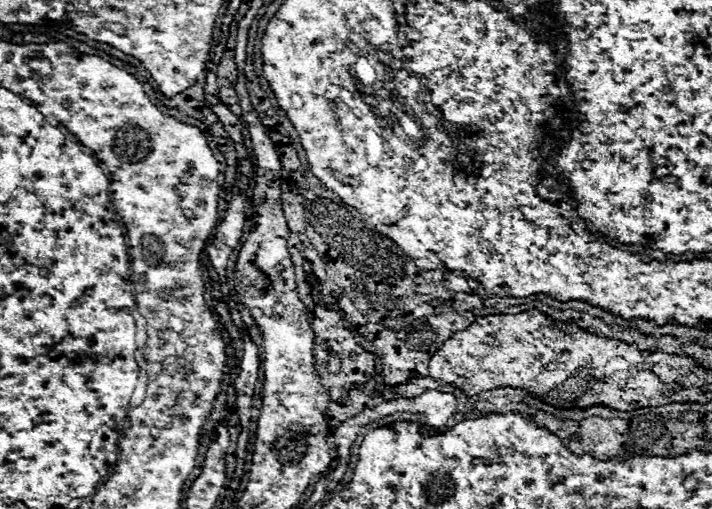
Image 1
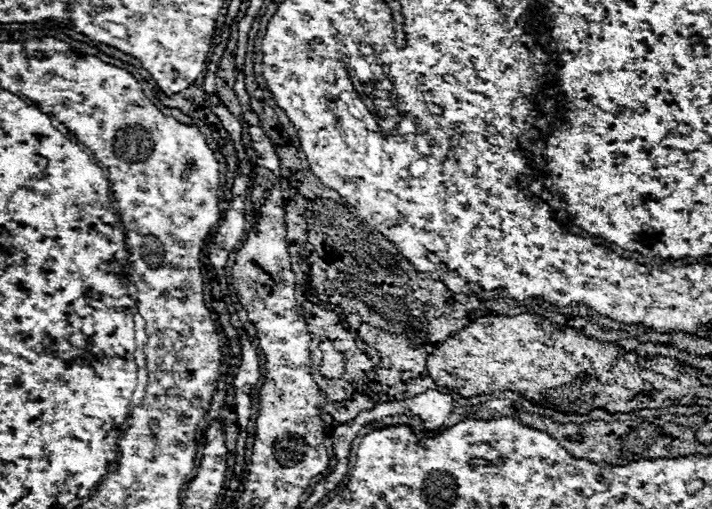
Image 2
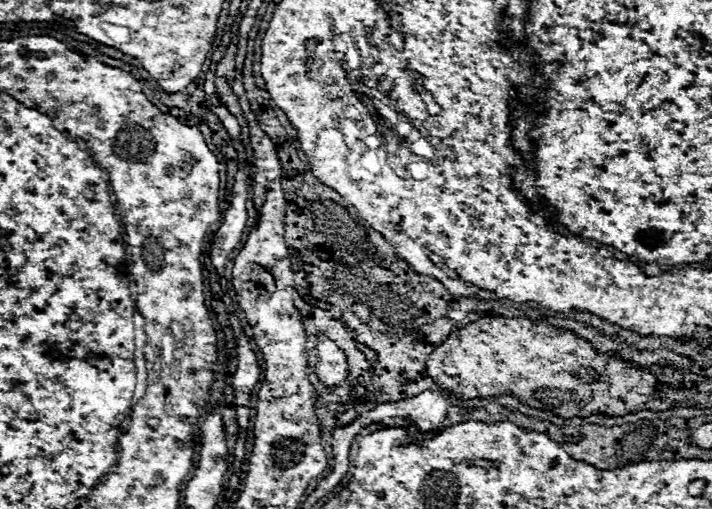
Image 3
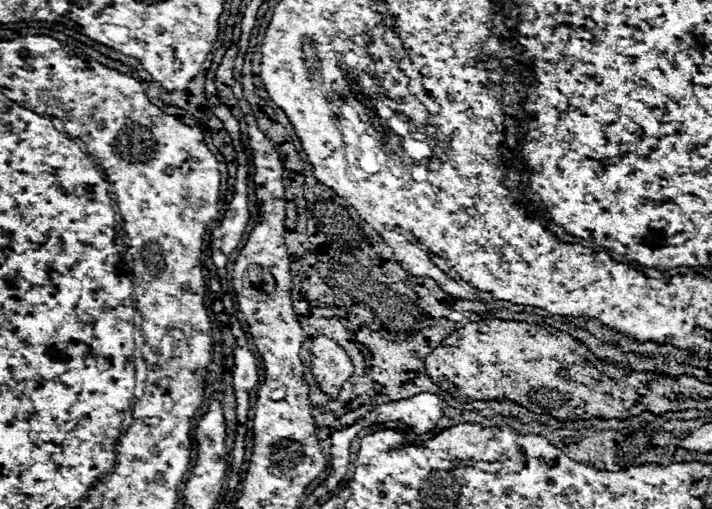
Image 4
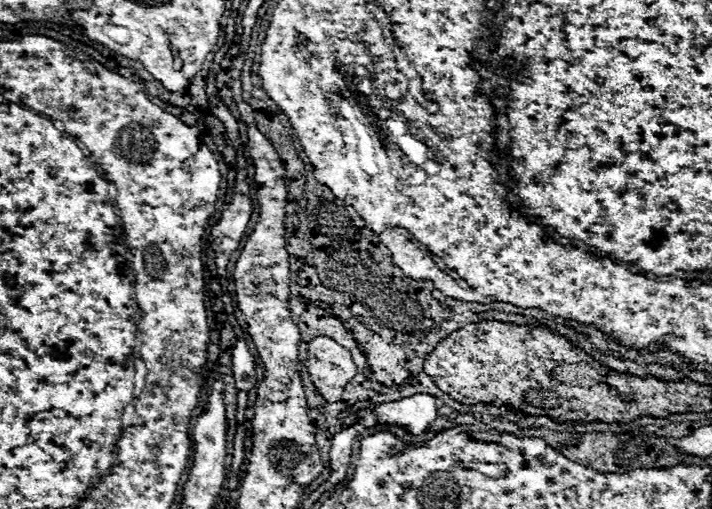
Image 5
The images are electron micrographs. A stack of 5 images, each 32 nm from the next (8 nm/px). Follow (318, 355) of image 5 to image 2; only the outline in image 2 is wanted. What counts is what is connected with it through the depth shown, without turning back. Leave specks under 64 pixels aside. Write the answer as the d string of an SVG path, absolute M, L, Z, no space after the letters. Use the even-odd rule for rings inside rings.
M322 338L320 342L322 350L322 364L318 366L320 374L330 380L340 380L344 376L344 356L334 348L334 344L328 338Z

